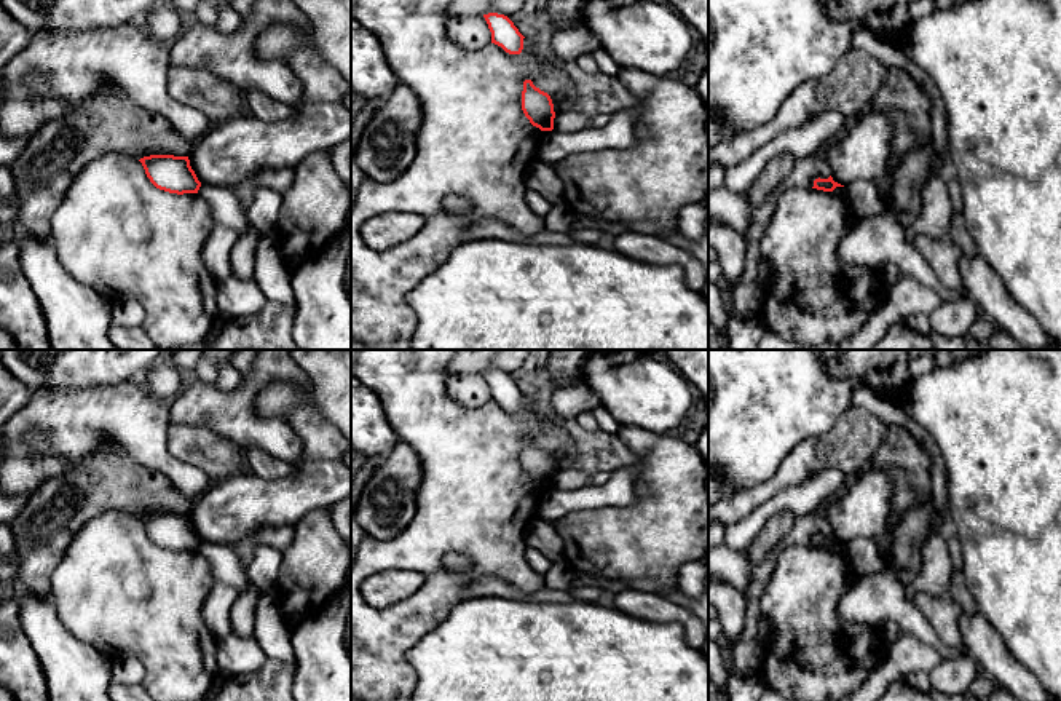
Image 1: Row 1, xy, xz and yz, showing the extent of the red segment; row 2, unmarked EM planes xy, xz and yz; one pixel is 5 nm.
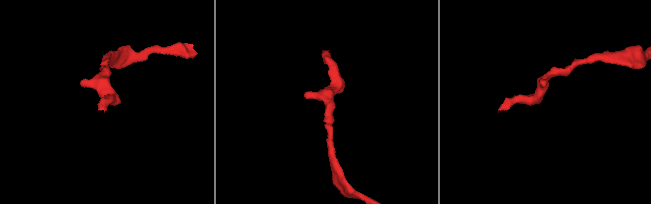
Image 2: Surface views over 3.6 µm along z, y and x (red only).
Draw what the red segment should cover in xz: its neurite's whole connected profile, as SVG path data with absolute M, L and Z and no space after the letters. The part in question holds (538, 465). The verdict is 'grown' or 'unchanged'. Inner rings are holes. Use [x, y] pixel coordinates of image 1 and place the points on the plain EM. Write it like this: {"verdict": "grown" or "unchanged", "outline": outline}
{"verdict": "unchanged", "outline": "M531 438L523 439L522 468L530 481L541 489L554 487L554 461L547 450L533 442Z"}

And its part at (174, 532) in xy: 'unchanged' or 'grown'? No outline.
unchanged

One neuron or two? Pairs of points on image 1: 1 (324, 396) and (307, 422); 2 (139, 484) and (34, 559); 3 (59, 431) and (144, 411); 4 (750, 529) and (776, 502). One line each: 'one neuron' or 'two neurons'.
1: two neurons
2: one neuron
3: one neuron
4: one neuron

